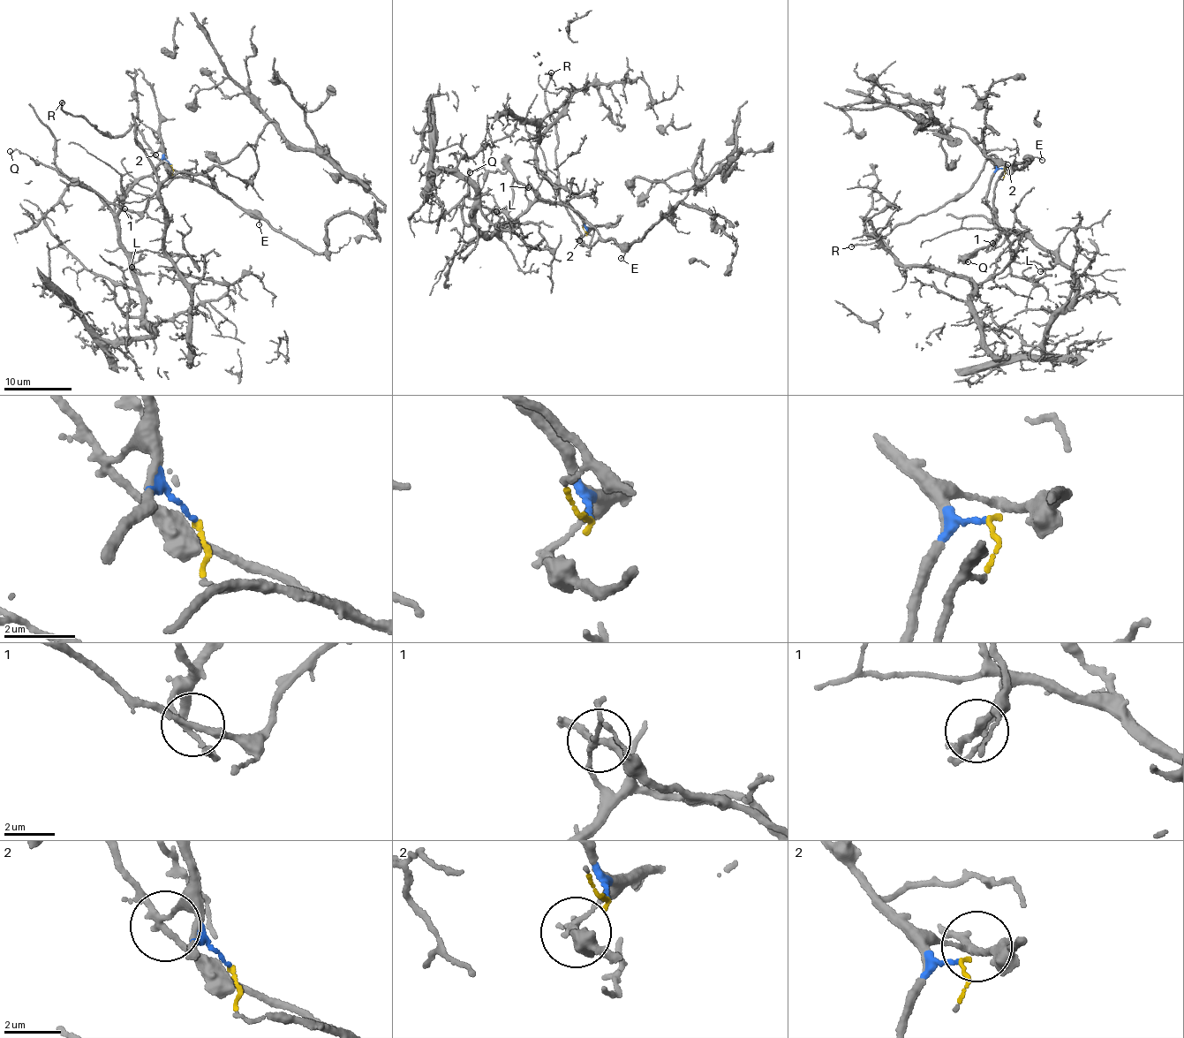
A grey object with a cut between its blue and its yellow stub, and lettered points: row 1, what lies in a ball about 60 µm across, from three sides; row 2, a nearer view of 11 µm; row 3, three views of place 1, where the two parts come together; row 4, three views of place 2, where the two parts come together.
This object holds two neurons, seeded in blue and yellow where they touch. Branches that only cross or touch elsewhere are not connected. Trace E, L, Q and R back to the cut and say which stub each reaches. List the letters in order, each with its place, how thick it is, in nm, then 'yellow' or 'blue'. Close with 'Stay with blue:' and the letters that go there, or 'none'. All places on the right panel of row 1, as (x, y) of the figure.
E: place (1042, 160); calibre 100 nm; yellow
L: place (1040, 271); calibre 150 nm; blue
Q: place (968, 261); calibre 110 nm; yellow
R: place (851, 246); calibre 200 nm; yellow
Stay with blue: L

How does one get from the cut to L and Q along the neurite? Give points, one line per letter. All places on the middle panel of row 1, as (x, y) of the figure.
L: (586, 233), (585, 225), (565, 203), (539, 200), (518, 221), (497, 233), (494, 230), (500, 220), (497, 211)
Q: (586, 233), (583, 226), (584, 218), (566, 206), (543, 198), (509, 171), (492, 172), (483, 166), (470, 172)

